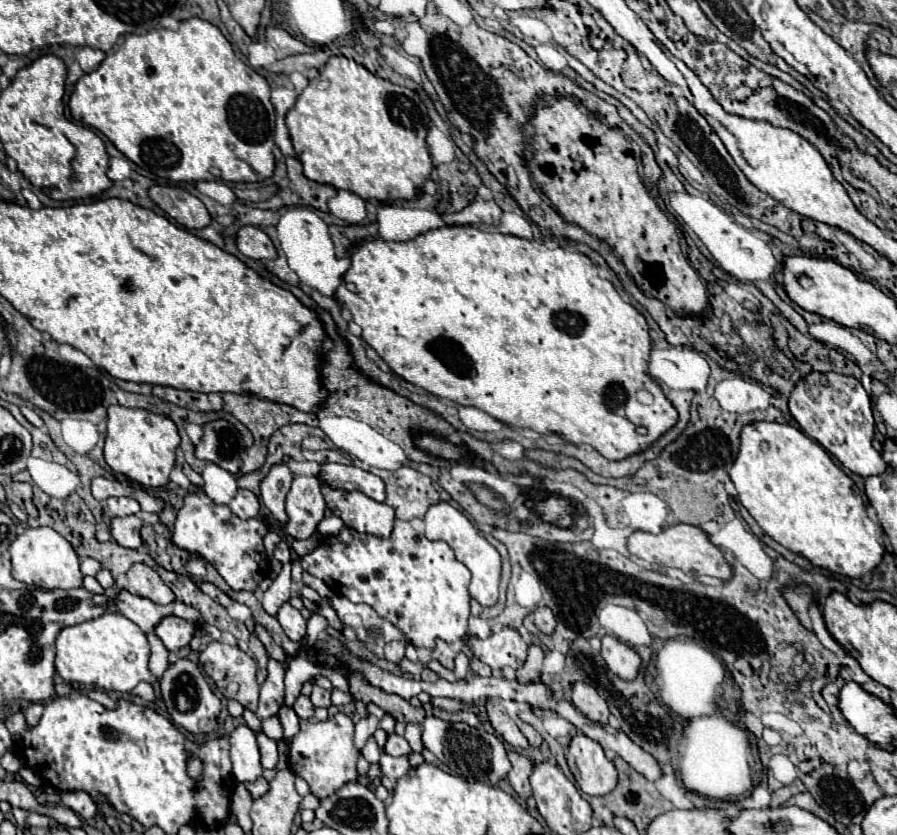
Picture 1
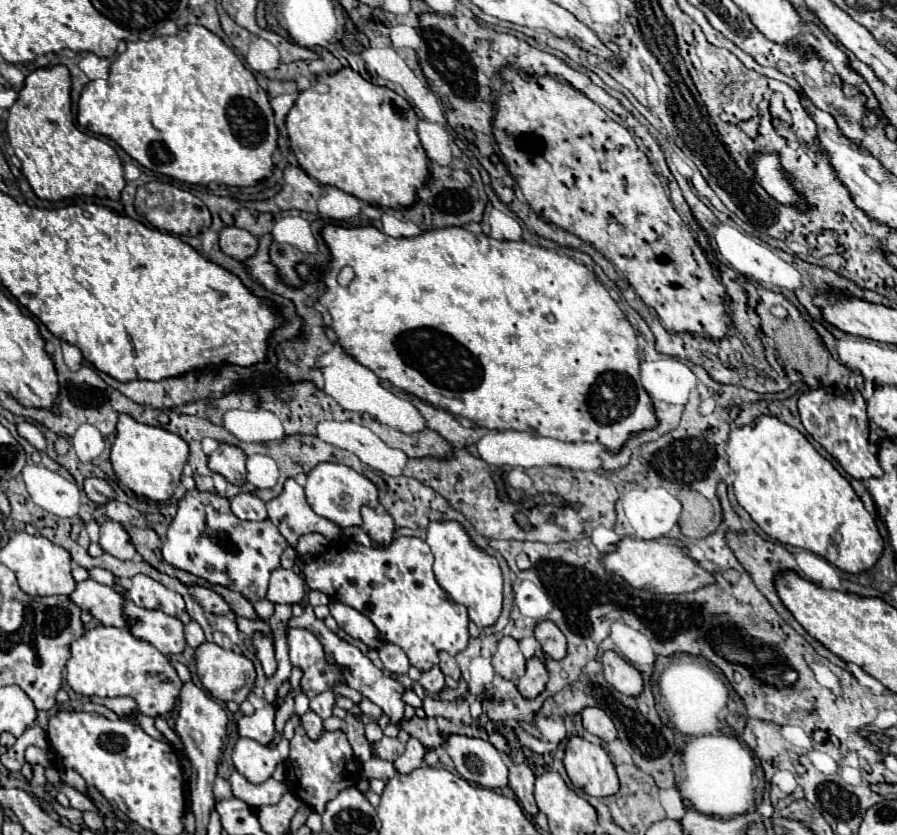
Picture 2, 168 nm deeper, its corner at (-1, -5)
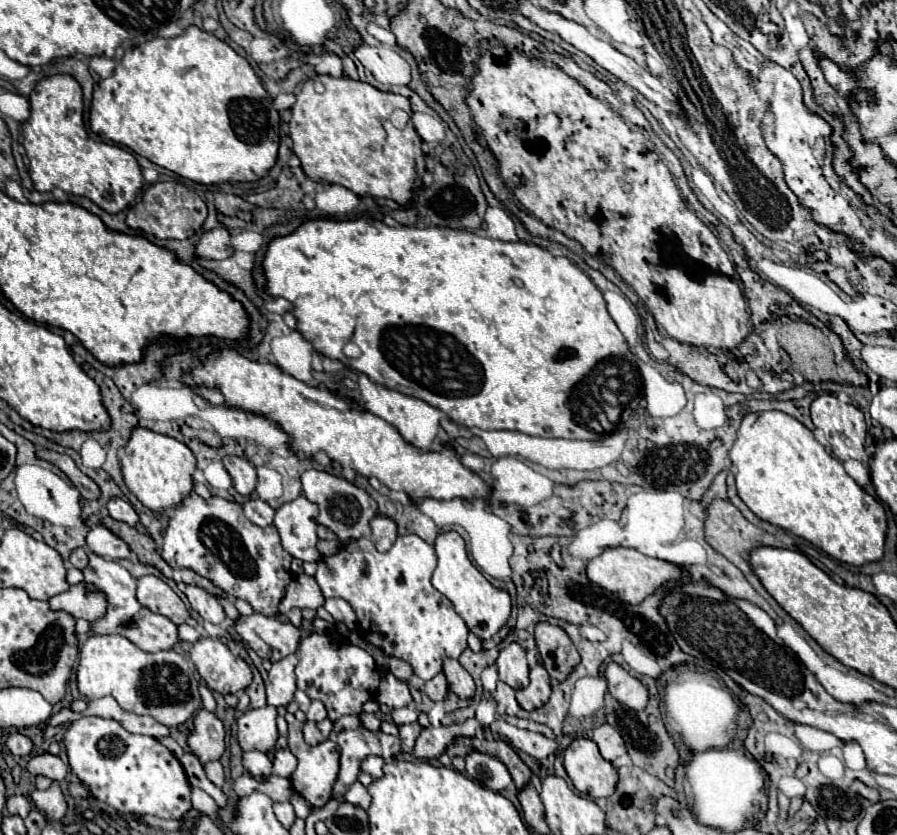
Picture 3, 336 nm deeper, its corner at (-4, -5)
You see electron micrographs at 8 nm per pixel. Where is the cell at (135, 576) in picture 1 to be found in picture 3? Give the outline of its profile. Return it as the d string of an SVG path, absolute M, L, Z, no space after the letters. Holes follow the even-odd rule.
M145 575L137 579L137 599L143 607L151 609L153 613L165 615L175 625L185 623L185 619L189 617L187 607L179 599L179 595L155 575Z

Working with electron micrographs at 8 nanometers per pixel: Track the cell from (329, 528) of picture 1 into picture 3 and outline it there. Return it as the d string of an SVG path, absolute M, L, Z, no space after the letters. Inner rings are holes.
M305 495L299 499L281 505L275 511L275 527L281 535L281 543L287 553L301 561L319 561L317 551L317 525L313 523L317 517L317 505L309 503Z

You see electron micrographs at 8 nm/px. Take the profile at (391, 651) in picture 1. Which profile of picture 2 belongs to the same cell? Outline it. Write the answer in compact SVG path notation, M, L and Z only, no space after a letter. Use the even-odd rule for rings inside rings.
M386 643L378 649L378 655L380 655L380 661L384 665L384 669L392 675L402 675L402 673L408 673L408 667L410 667L410 661L406 657L406 653L394 645L394 643Z

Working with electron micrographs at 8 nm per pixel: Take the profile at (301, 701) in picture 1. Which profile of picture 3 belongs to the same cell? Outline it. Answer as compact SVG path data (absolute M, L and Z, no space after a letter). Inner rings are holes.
M323 719L323 721L307 721L305 727L303 727L303 733L305 733L305 741L309 745L319 745L323 741L327 741L331 737L331 729L333 729L333 723L329 719Z

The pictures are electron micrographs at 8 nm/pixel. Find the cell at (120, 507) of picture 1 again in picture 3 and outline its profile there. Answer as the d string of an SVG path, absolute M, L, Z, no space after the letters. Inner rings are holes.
M117 497L109 499L107 509L109 509L109 515L113 519L117 519L117 521L123 521L123 523L127 523L131 527L135 527L139 523L139 517L137 517L133 505L129 501L125 501L125 499L117 499Z

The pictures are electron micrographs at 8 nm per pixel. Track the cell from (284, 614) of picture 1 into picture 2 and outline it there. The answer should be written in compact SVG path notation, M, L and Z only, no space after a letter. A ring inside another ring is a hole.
M292 627L288 631L290 661L294 667L304 671L302 691L312 699L314 695L330 689L334 681L344 681L338 673L338 667L330 667L324 659L324 649L320 641L306 629Z

